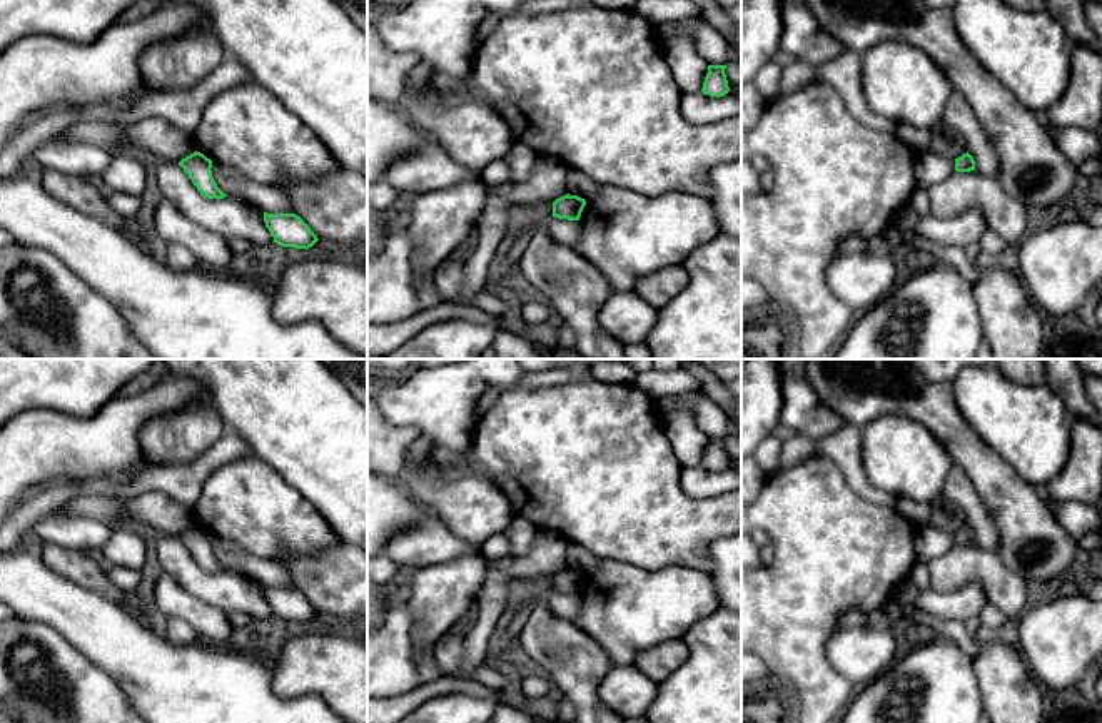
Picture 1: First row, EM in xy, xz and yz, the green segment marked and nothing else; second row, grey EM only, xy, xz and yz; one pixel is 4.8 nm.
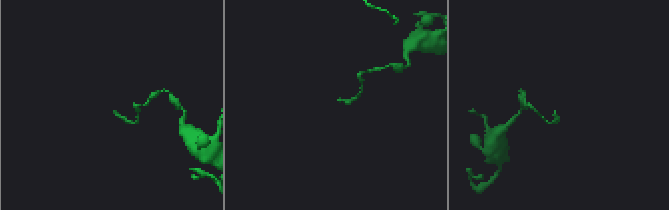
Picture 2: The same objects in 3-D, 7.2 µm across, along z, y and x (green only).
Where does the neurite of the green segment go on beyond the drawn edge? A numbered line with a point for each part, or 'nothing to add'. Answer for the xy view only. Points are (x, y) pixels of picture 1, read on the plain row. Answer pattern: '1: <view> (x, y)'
nothing to add

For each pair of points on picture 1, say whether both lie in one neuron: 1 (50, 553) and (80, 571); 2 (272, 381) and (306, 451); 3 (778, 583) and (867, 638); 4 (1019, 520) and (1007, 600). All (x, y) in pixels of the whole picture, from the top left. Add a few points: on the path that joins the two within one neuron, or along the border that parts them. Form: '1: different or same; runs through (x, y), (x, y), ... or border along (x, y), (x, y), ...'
1: same; runs through (57, 558), (74, 565)
2: same; runs through (279, 398), (306, 424), (306, 434)
3: different; border along (839, 631), (825, 650), (834, 670)
4: different; border along (995, 551), (1007, 568), (1027, 581)

